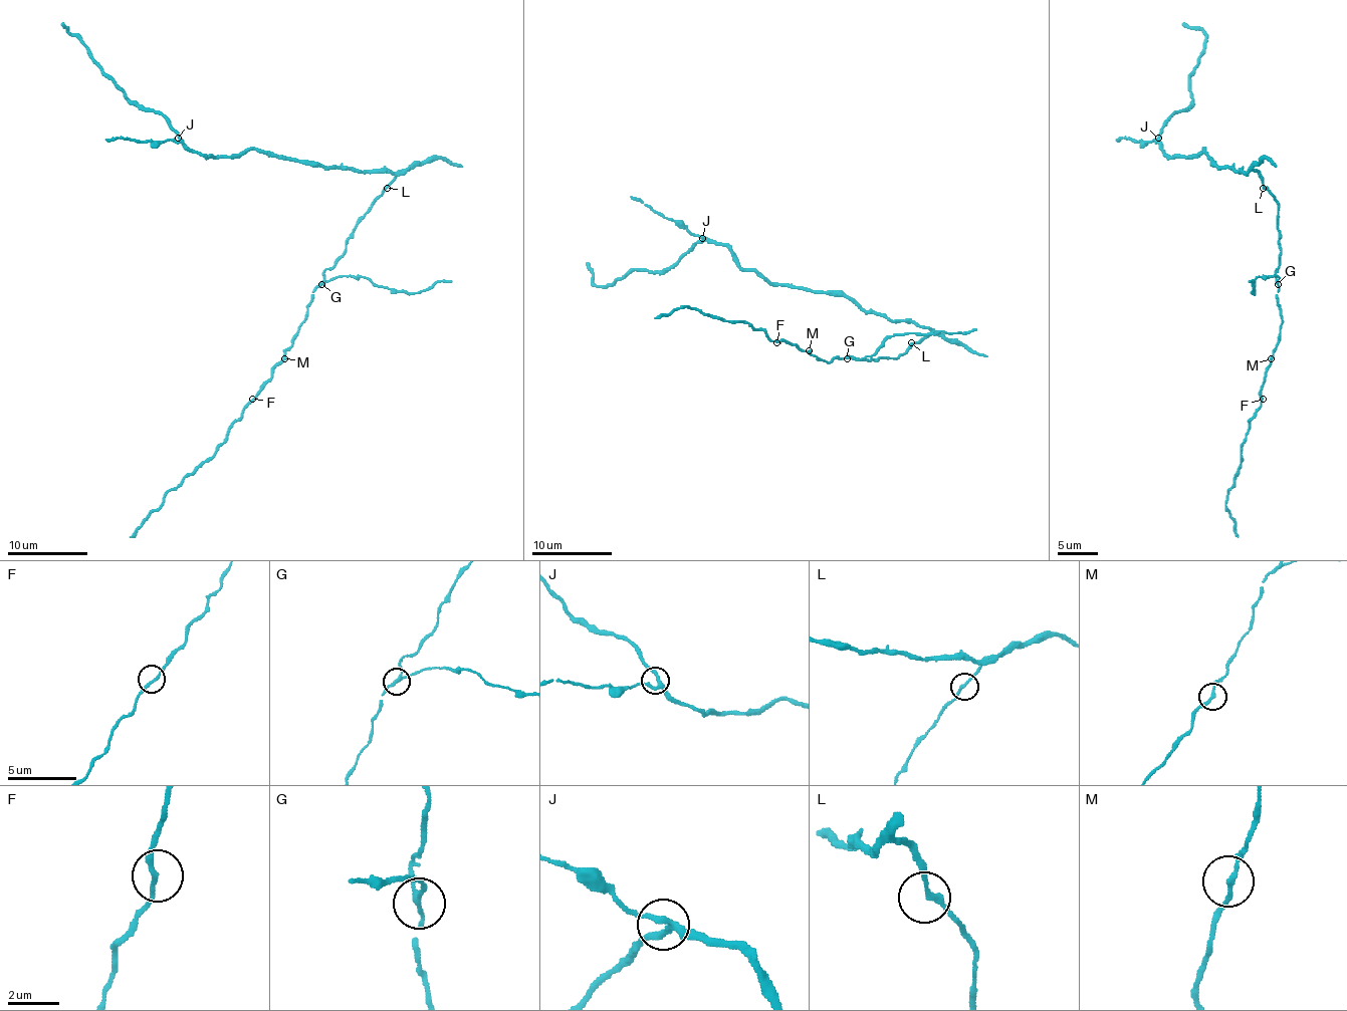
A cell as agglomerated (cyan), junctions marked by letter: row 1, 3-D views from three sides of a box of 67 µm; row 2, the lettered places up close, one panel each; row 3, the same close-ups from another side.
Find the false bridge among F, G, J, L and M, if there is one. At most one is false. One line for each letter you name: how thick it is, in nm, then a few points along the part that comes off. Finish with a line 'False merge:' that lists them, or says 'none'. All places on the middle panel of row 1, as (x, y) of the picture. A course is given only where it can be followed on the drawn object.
G: Thickness 150 nm. Course of the part to remove: (847, 358), (871, 356), (887, 338), (909, 332), (929, 334), (975, 328)
False merge: G

